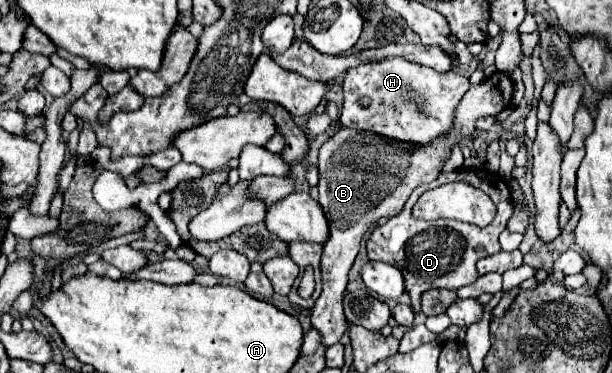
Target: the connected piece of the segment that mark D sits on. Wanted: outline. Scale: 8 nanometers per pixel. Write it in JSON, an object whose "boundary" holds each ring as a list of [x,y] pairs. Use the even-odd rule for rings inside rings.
{"boundary":[[[459,168],[457,172],[441,172],[433,184],[449,184],[453,180],[461,180],[471,184],[473,188],[483,190],[497,204],[497,216],[489,226],[477,228],[473,224],[463,224],[457,220],[431,220],[431,222],[415,220],[411,216],[411,206],[413,206],[413,194],[411,194],[403,210],[397,216],[391,216],[385,224],[377,226],[367,240],[367,254],[371,260],[393,264],[403,272],[405,288],[407,288],[407,294],[411,296],[411,306],[415,312],[421,312],[419,298],[425,290],[431,290],[431,288],[457,290],[461,286],[473,284],[479,278],[477,266],[475,266],[477,260],[501,250],[497,238],[505,230],[507,220],[513,214],[513,200],[511,200],[509,186],[499,174],[489,172],[485,168],[481,170]]]}

